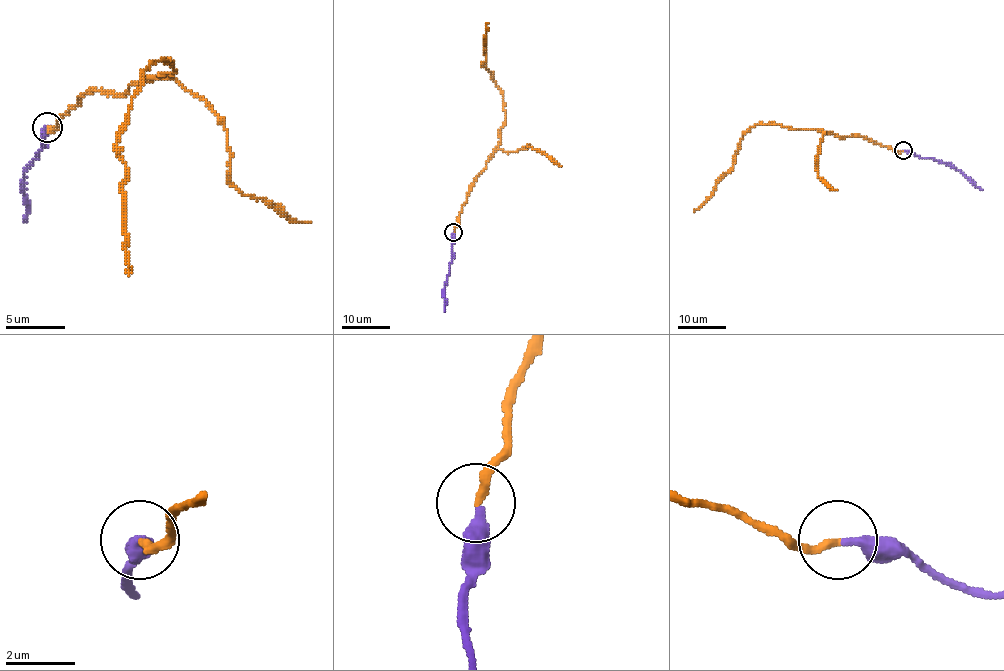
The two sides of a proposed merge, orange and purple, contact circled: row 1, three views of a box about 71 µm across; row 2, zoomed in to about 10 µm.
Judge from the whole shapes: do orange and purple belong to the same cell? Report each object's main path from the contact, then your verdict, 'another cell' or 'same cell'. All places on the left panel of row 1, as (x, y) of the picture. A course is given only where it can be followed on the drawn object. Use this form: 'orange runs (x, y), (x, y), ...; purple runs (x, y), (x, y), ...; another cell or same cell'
orange runs (48, 126), (86, 93), (122, 93), (173, 72), (170, 61), (140, 75), (116, 141), (125, 168), (128, 275); purple runs (48, 126), (45, 144), (24, 174), (27, 222); another cell

